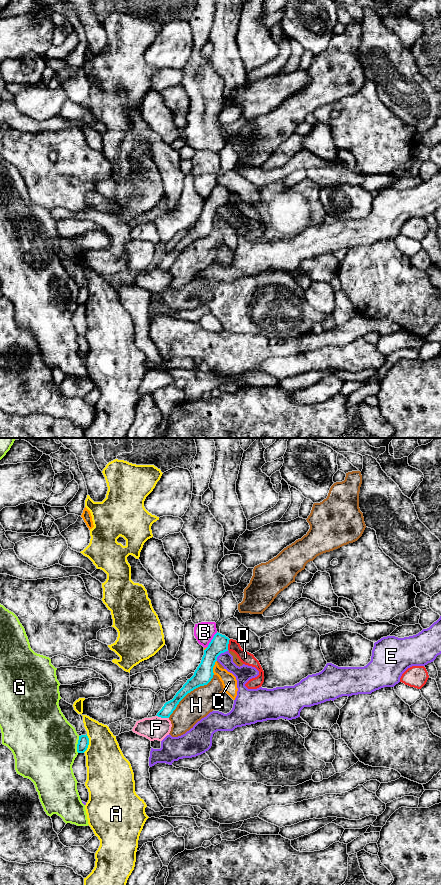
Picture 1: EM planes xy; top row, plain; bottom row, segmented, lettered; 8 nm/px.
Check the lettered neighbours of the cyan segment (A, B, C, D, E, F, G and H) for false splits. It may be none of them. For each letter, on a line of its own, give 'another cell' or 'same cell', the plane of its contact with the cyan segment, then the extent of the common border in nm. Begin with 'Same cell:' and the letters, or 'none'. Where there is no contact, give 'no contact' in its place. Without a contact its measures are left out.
Same cell: none
A: another cell; meets cyan in xy; contact 160 nm long
B: another cell; meets cyan in xy; contact 150 nm long
C: another cell; meets cyan in xy; contact 120 nm long
D: another cell; meets cyan in xy; contact 90 nm long
E: another cell; meets cyan in xy; contact 130 nm long
F: another cell; meets cyan in xy; contact 110 nm long
G: another cell; meets cyan in xy; contact 140 nm long
H: another cell; meets cyan in xy; contact 500 nm long

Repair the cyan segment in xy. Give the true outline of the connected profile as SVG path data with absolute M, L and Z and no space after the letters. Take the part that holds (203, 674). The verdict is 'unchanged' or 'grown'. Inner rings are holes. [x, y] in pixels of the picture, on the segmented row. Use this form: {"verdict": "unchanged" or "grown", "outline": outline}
{"verdict": "unchanged", "outline": "M216 633L204 650L201 663L194 672L194 675L187 680L183 687L176 693L174 698L164 704L162 709L156 716L161 718L169 718L176 709L179 702L194 689L207 685L213 678L213 667L217 661L217 657L228 651L229 638L220 633Z"}

